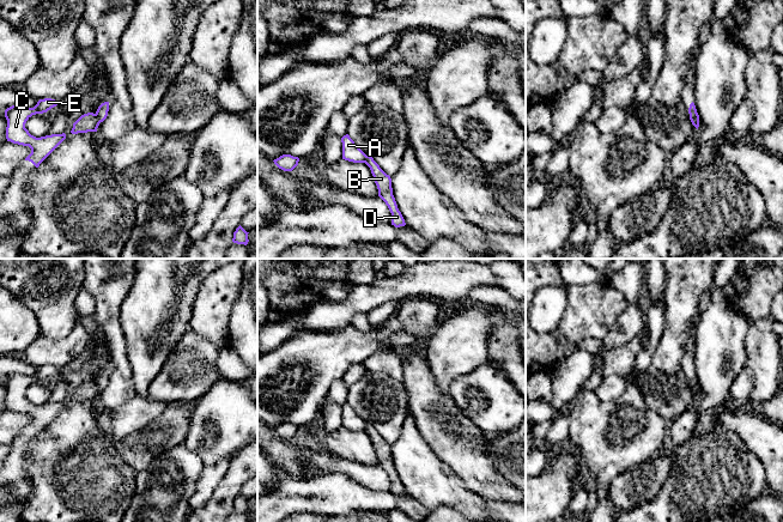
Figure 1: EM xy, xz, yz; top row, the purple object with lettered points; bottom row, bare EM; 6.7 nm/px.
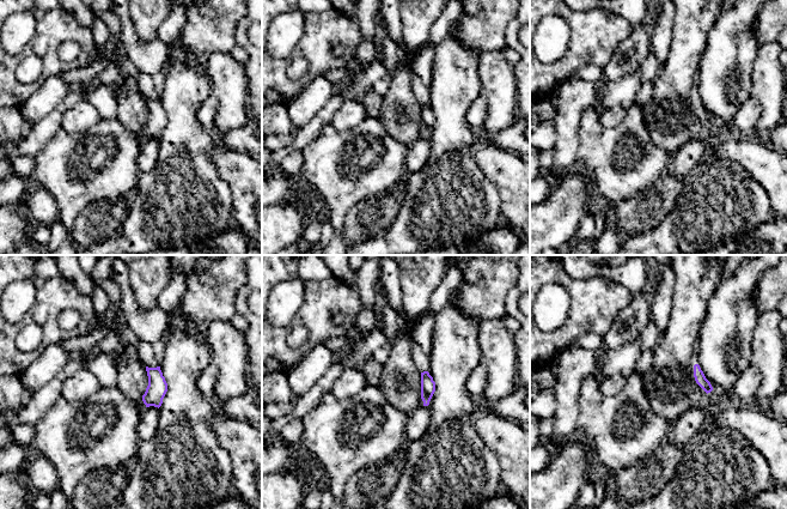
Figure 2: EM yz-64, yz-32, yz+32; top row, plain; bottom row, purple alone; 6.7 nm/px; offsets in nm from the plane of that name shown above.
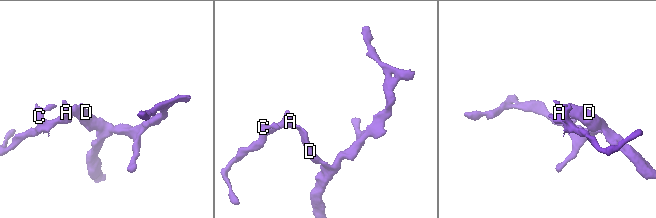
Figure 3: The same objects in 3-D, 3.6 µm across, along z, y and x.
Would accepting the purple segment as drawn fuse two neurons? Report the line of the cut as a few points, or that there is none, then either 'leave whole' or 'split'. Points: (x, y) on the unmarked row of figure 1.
xy (95, 382), (99, 390) | split

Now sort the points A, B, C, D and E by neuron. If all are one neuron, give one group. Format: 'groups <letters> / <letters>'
groups A C E / B D

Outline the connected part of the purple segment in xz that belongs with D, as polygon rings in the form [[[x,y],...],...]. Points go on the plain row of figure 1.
[[[366,424],[365,432],[371,438],[378,457],[378,465],[386,471],[392,481],[392,493],[394,493],[395,496],[405,494],[405,487],[399,479],[395,466],[393,463],[390,444],[387,443],[370,424]]]

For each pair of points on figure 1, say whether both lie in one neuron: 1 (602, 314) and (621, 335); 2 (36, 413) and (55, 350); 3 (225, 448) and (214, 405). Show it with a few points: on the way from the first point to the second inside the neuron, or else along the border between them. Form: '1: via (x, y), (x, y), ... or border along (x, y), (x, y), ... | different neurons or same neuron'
1: border along (627, 303), (627, 307), (601, 340) | different neurons
2: border along (40, 366), (54, 366), (58, 370) | different neurons
3: via (223, 437), (222, 416) | same neuron

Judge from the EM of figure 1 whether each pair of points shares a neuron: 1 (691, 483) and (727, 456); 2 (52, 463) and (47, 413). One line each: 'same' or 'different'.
1: same
2: different

